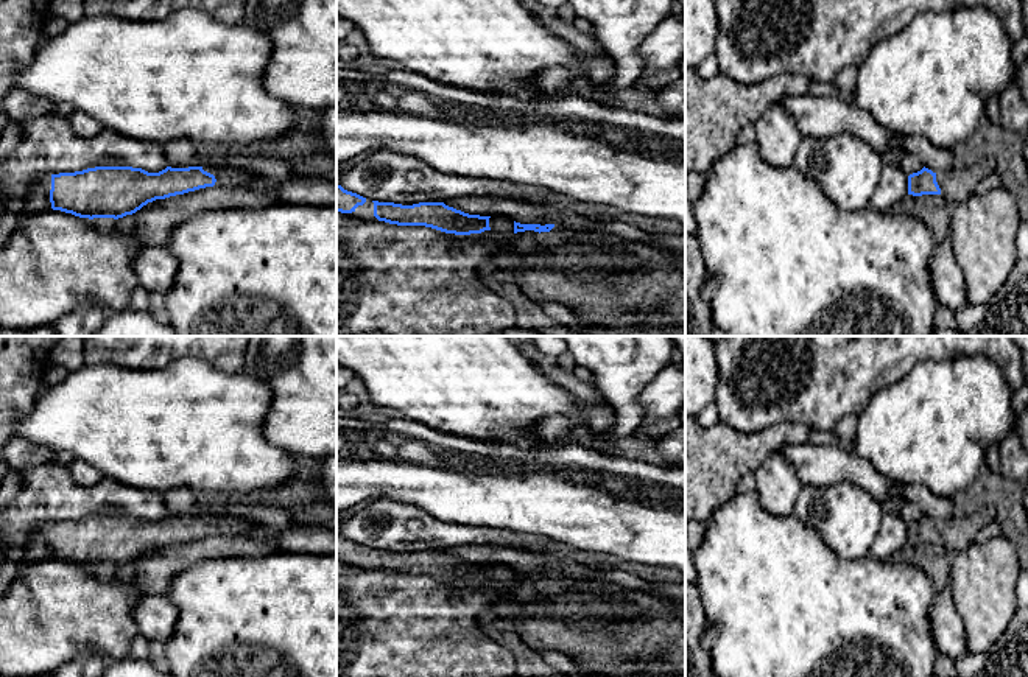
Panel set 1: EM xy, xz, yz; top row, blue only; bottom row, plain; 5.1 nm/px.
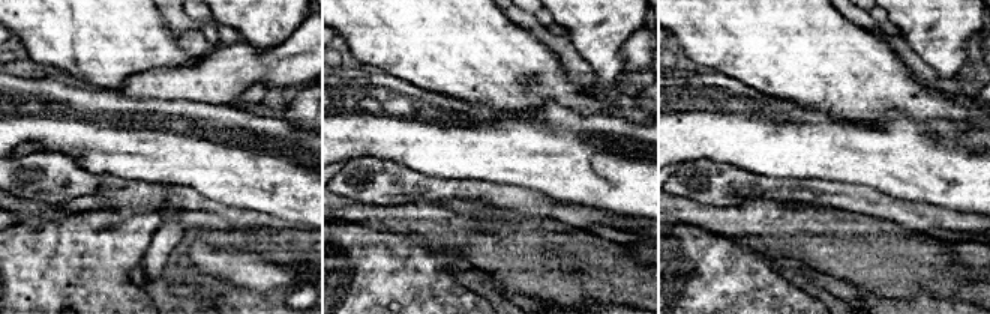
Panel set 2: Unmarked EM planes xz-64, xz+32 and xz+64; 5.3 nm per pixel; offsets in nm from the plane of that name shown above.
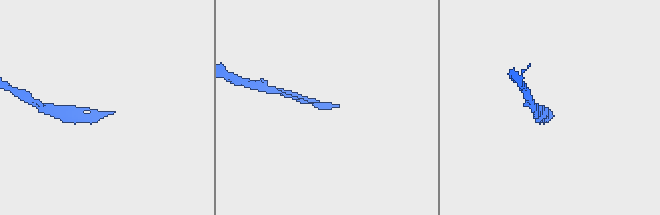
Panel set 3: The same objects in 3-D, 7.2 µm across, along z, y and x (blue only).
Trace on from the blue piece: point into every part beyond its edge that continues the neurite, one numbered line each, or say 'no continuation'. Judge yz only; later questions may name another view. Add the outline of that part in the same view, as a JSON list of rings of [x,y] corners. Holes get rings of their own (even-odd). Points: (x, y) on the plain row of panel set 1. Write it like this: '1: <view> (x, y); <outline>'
1: yz (957, 533); [[[975,509],[964,517],[950,517],[942,521],[936,521],[936,531],[941,537],[941,543],[949,554],[959,552],[975,542],[975,537],[981,528],[984,517]]]

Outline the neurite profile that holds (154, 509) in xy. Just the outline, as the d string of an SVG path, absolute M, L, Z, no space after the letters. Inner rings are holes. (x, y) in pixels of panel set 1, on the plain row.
M53 461L19 472L23 486L20 495L0 512L0 596L17 574L14 554L23 548L42 523L75 521L95 515L132 515L159 521L168 515L164 493L139 490L104 476L97 486L78 486L69 467Z

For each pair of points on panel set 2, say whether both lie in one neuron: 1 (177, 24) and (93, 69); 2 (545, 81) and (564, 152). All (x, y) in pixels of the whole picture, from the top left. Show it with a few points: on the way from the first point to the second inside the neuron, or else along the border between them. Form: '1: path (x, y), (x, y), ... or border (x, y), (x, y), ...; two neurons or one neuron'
1: border (161, 15), (164, 23), (179, 36); two neurons
2: border (518, 113), (560, 104), (584, 116); two neurons

